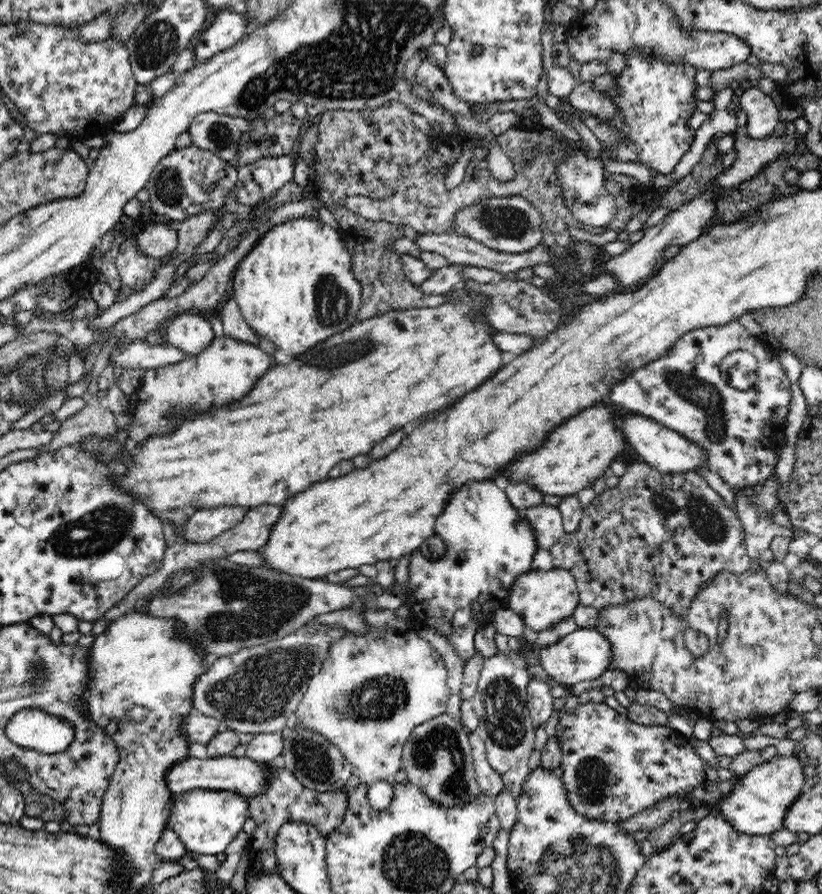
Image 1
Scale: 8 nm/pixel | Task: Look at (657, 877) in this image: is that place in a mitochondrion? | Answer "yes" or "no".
no

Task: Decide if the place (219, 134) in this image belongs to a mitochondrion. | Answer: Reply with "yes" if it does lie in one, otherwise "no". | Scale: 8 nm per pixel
yes

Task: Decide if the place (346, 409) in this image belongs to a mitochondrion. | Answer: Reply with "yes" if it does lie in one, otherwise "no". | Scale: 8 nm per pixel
no

